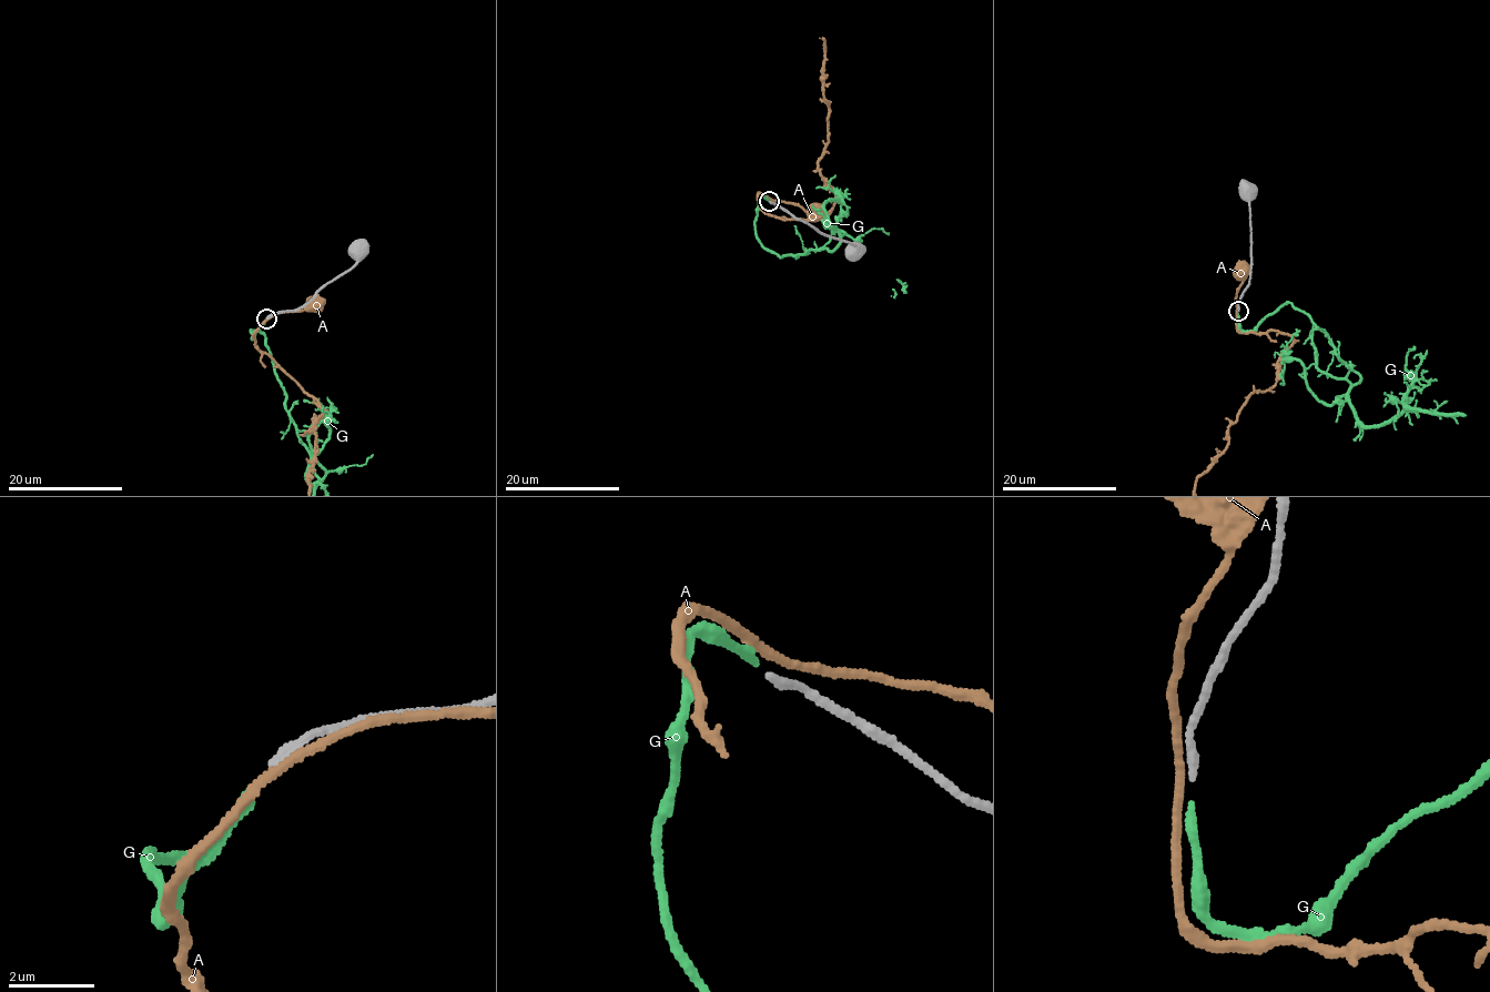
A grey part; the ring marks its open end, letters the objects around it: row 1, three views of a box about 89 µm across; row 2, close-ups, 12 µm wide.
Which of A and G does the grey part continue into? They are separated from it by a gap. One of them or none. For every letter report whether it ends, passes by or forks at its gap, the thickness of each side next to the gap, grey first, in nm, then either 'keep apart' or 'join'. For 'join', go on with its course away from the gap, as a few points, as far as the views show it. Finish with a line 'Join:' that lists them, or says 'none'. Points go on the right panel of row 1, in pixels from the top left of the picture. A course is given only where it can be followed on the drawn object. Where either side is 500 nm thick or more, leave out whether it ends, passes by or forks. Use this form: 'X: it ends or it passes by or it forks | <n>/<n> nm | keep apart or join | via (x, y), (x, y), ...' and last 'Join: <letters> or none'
A: it passes by | 200/180 nm | keep apart
G: it ends | 200/220 nm | keep apart
Join: none

